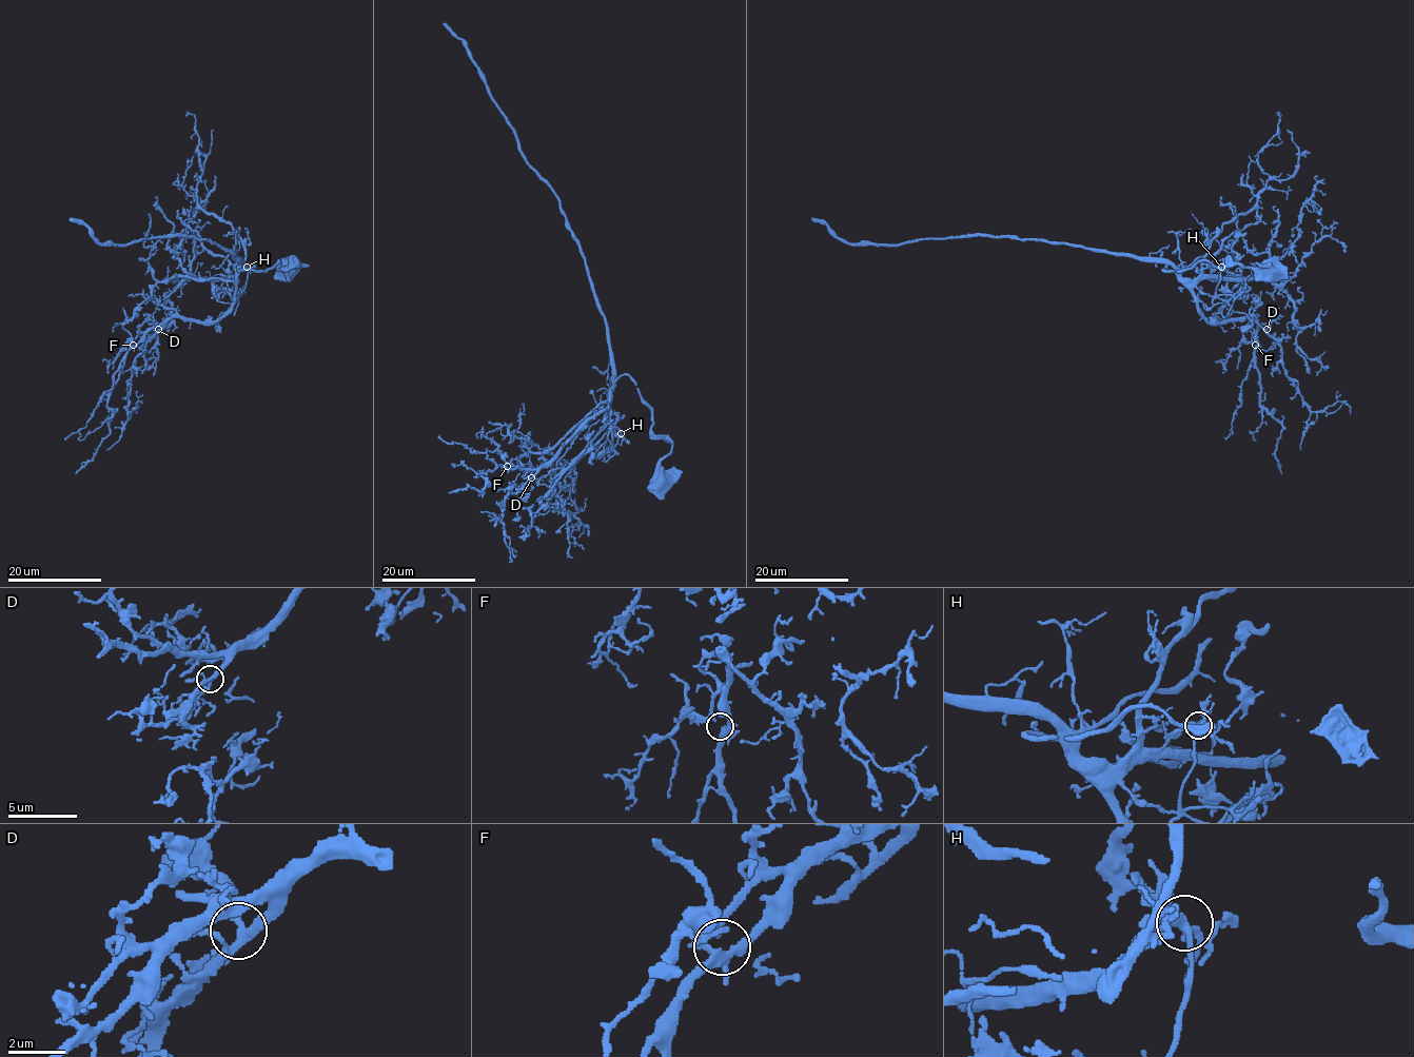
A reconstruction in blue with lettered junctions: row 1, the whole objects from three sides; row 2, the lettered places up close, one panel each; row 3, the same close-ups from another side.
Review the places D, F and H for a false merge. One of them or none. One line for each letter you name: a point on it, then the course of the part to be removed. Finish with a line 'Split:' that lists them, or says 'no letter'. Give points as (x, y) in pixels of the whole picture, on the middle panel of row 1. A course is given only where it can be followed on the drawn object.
H: (621, 433) | (620, 433), (608, 424), (588, 447), (585, 436), (600, 418)
Split: H

